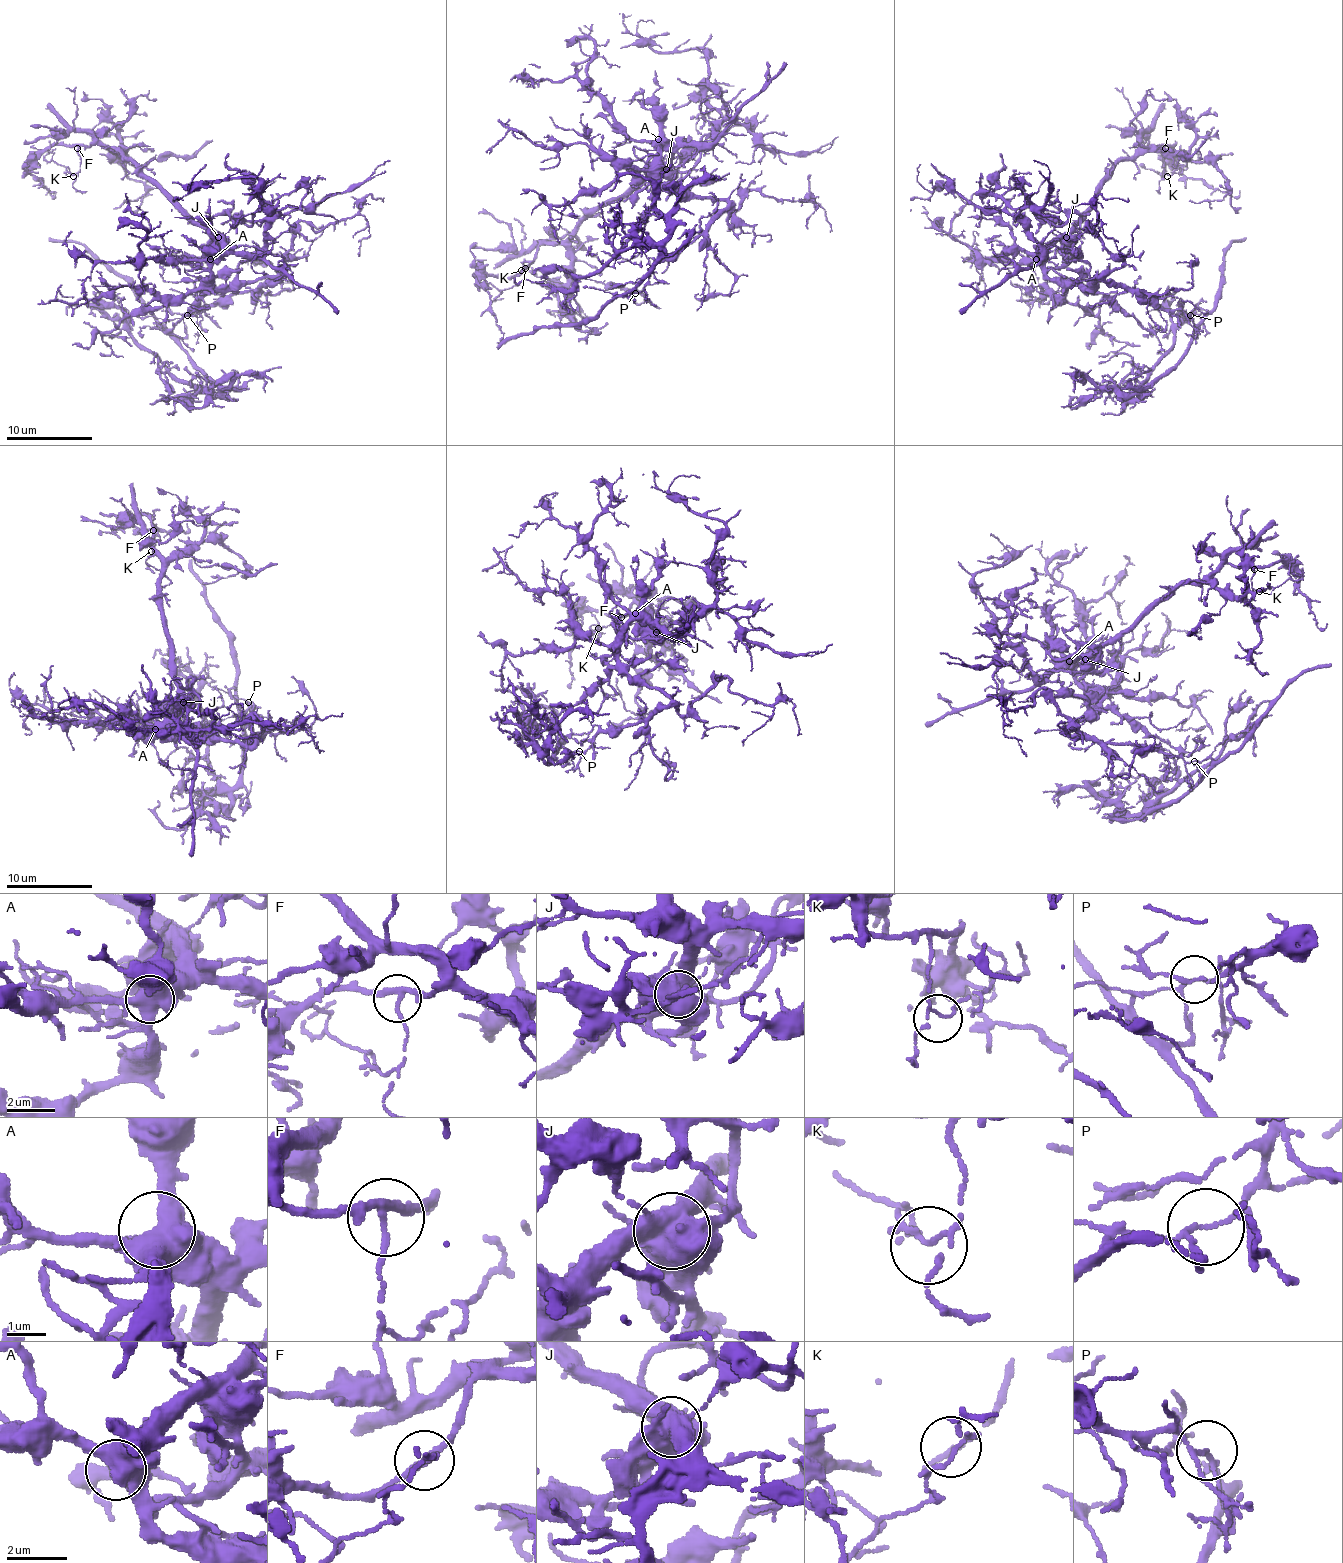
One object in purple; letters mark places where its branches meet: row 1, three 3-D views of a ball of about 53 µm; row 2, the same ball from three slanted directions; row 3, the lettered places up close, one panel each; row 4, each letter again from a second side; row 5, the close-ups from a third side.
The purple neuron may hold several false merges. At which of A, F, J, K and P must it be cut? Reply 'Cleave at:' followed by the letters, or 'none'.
Cleave at: J, P

